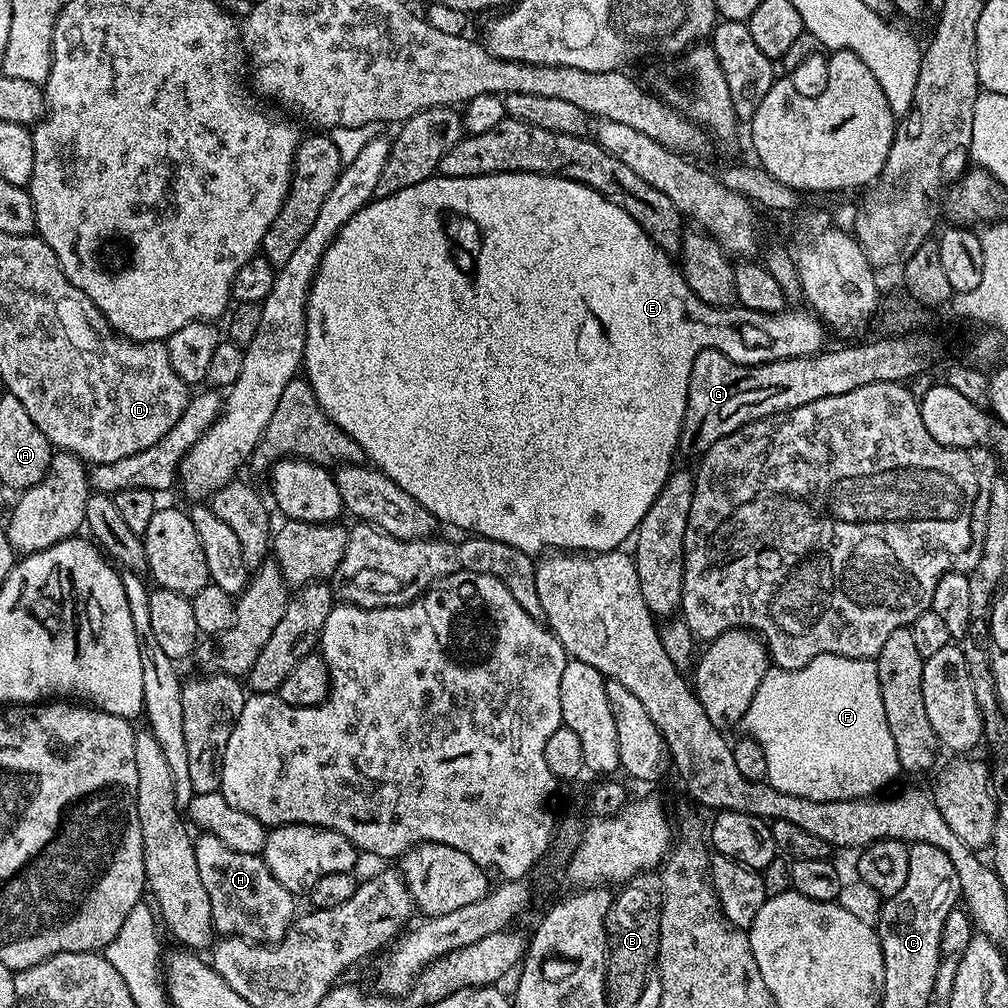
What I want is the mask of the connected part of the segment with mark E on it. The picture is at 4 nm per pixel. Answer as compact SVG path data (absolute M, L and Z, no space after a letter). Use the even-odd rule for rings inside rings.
M499 172L489 176L475 176L474 178L450 178L449 176L435 175L429 180L418 182L414 186L406 186L389 196L373 198L369 204L334 238L334 242L326 250L322 258L320 268L316 271L316 277L312 288L308 292L308 317L306 318L306 346L304 347L303 375L310 382L322 410L341 428L362 446L365 457L379 471L386 473L406 494L410 494L426 510L436 515L437 521L453 524L456 528L465 528L465 533L474 536L494 538L498 542L506 542L518 550L529 554L543 553L545 550L575 550L580 554L599 554L602 552L617 551L624 543L633 539L634 533L639 528L642 518L646 518L646 510L654 506L654 498L662 490L664 483L674 471L672 459L678 456L680 446L680 427L682 418L686 414L686 398L690 386L690 370L694 366L694 360L704 348L716 348L722 354L734 362L740 364L764 364L780 359L798 358L799 356L815 356L825 347L823 323L811 311L808 310L785 310L783 312L759 312L733 306L730 308L715 308L692 295L690 286L686 282L683 271L678 267L677 261L669 253L663 252L656 247L656 243L648 237L646 230L622 210L613 200L607 196L598 194L585 184L579 184L573 180L567 180L561 176L543 176L533 172Z

